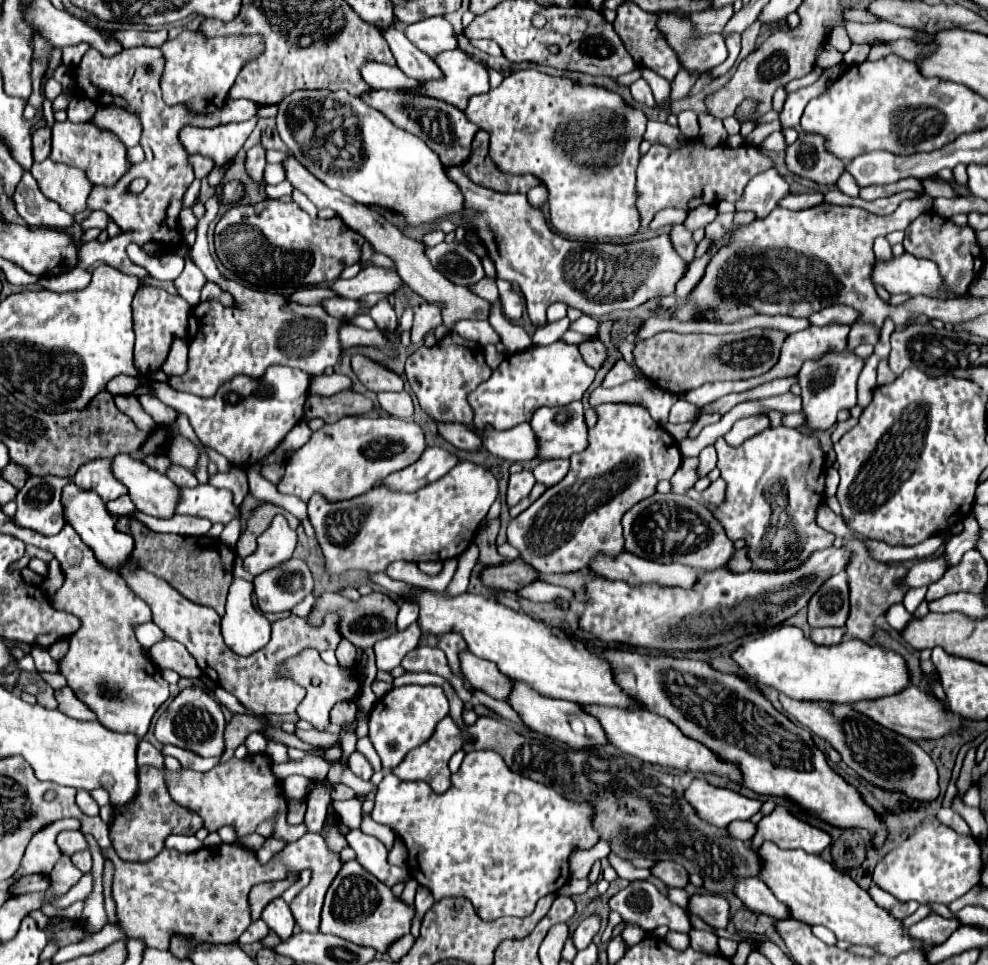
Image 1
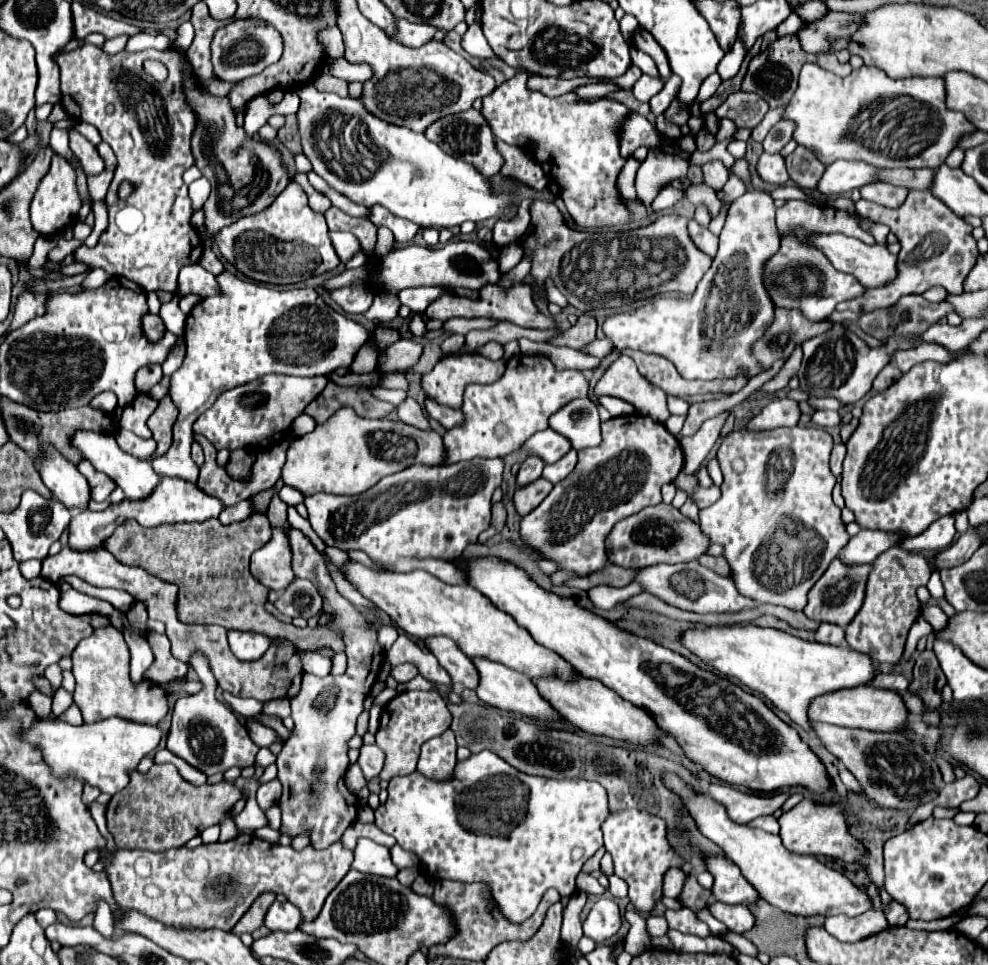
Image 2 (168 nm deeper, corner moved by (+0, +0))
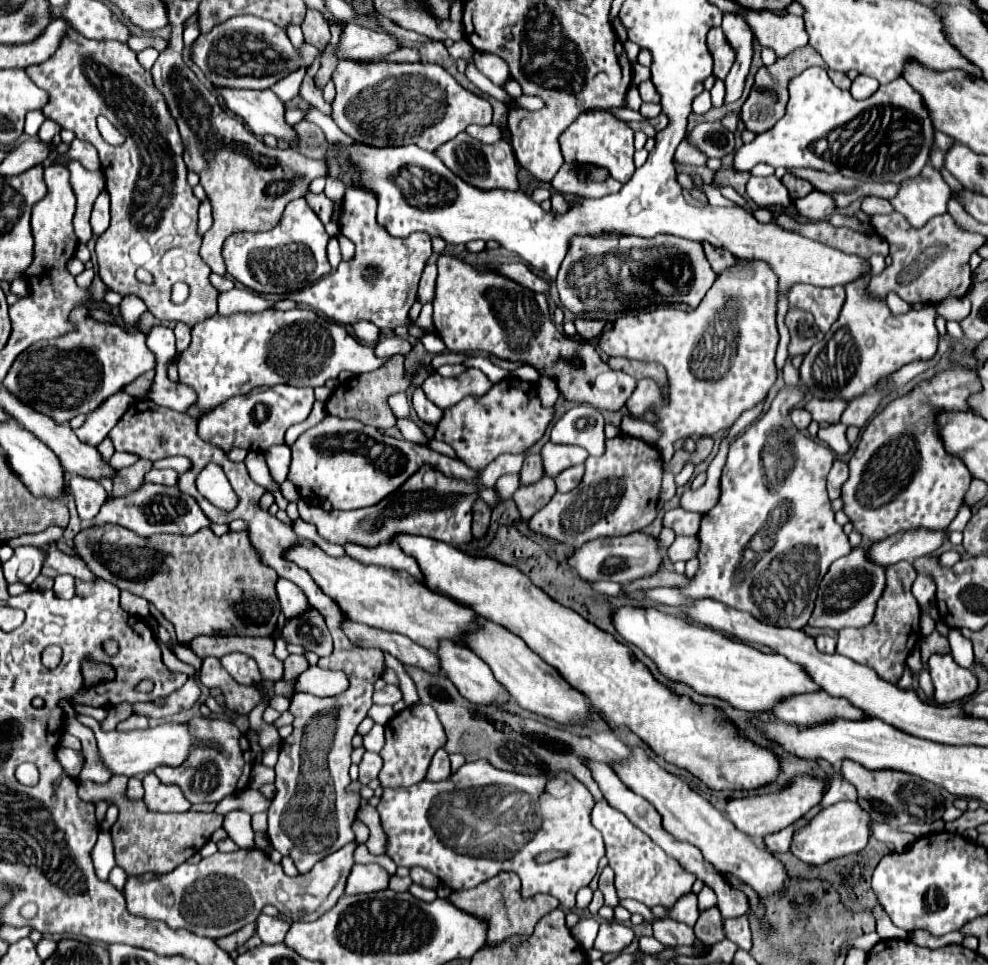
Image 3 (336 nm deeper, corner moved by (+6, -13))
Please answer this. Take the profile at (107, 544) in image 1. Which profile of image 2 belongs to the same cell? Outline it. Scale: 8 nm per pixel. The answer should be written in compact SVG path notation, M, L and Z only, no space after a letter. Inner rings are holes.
M51 443L39 447L39 455L33 457L35 469L39 471L43 483L55 499L59 499L67 509L87 509L89 503L89 483L77 471L77 465L63 457Z

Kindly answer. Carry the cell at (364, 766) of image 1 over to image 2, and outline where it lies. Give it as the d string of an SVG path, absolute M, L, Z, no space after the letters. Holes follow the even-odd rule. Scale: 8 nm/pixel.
M363 745L361 747L361 755L357 761L365 773L367 779L373 779L381 773L383 763L385 763L385 753L377 747L377 745Z

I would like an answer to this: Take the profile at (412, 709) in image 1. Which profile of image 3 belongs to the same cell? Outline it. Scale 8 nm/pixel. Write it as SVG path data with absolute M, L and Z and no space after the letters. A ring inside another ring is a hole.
M415 704L395 714L385 724L385 746L379 752L383 758L383 768L379 774L381 788L405 788L421 782L425 778L433 754L445 744L445 740L445 730L431 706Z

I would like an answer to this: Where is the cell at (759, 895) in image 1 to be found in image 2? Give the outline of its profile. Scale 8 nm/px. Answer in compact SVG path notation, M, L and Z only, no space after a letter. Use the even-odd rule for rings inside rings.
M707 855L703 861L707 865L707 871L715 877L713 895L717 901L731 905L735 903L749 905L755 901L755 897L759 897L755 887L751 887L751 883L741 875L739 867L729 859L721 855Z

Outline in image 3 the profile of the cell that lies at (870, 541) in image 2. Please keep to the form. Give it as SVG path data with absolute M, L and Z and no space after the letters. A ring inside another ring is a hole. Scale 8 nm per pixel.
M907 530L895 534L893 538L885 538L867 548L867 558L877 566L891 566L901 560L913 562L919 556L933 554L943 542L947 532L931 532L931 530Z

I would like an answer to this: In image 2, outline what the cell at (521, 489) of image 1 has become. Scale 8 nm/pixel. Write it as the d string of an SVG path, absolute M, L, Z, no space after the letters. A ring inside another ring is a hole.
M529 455L523 463L521 463L521 469L517 473L517 485L527 485L527 483L533 483L535 479L541 477L543 473L543 467L545 467L545 461L537 455Z

